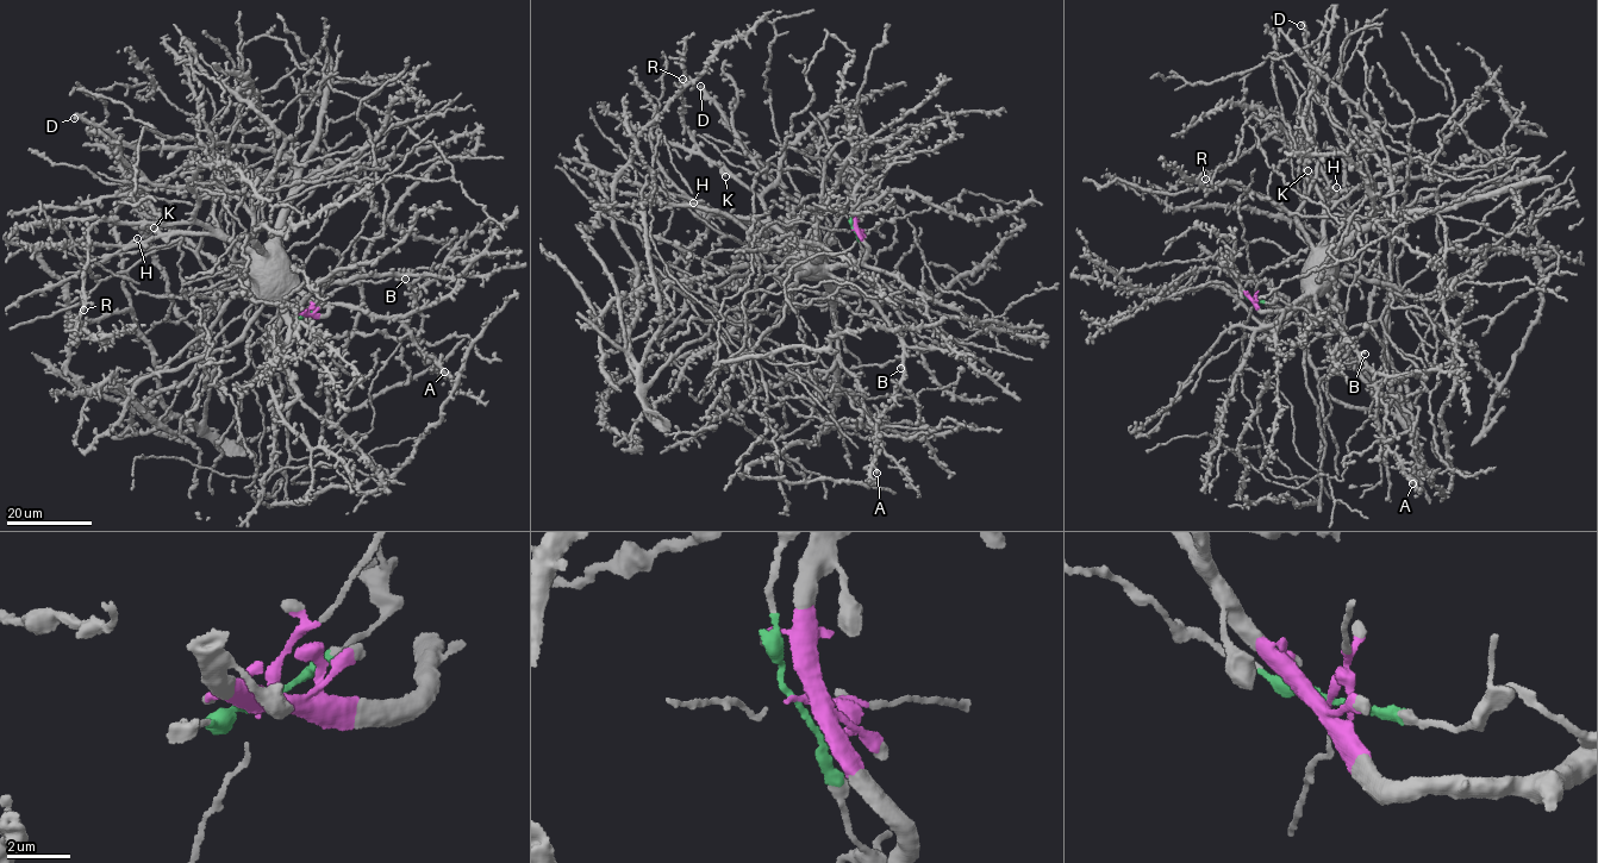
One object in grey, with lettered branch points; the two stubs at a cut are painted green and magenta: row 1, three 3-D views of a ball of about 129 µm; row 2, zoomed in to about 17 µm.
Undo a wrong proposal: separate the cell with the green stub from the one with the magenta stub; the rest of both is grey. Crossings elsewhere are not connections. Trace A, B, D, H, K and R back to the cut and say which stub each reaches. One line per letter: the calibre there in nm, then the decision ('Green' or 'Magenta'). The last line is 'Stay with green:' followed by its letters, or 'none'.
A: Thickness 400 nm. Magenta
B: Thickness 400 nm. Magenta
D: Thickness 340 nm. Magenta
H: Thickness 240 nm. Magenta
K: Thickness 380 nm. Magenta
R: Thickness 170 nm. Magenta
Stay with green: none

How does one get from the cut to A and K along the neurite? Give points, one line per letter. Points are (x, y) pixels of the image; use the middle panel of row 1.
A: (854, 230), (868, 254), (829, 271), (860, 289), (902, 345), (894, 405), (875, 426), (872, 463), (878, 474)
K: (854, 230), (868, 254), (826, 264), (816, 250), (788, 243), (756, 195), (723, 169), (725, 176)

